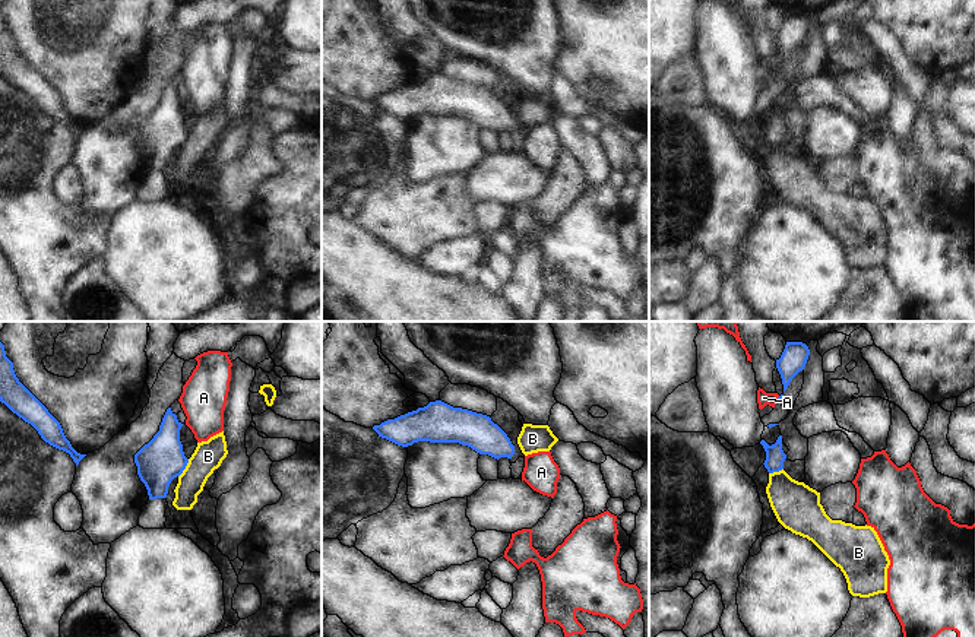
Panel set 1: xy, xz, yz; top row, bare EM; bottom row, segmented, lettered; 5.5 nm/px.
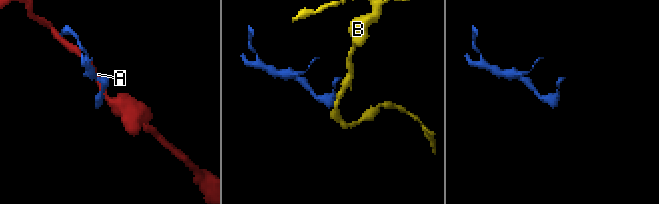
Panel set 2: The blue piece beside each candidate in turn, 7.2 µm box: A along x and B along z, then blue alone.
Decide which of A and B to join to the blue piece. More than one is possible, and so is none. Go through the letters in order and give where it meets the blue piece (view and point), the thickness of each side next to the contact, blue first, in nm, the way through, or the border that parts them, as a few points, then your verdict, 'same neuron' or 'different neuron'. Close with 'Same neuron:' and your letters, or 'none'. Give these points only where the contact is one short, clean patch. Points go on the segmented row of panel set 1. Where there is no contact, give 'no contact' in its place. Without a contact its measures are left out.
A: meets blue in yz at (778, 399); 20 nm thick on the blue side, 70 nm on the other; border along yz (779, 396), (776, 401); different neuron
B: meets blue in xy at (184, 468); 240 nm thick on the blue side, 160 nm on the other; border along xy (189, 459), (179, 477); different neuron
Same neuron: none

